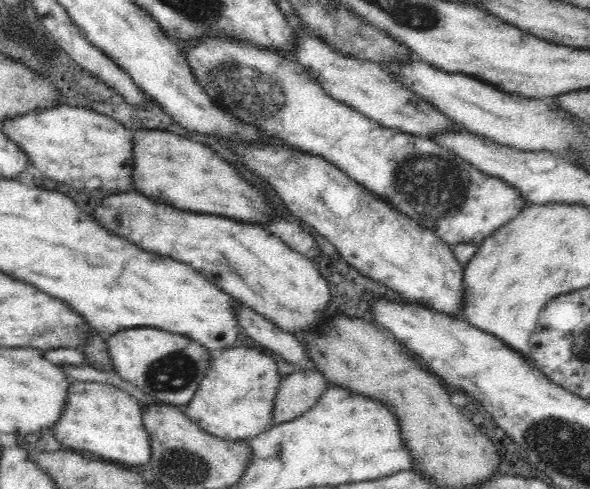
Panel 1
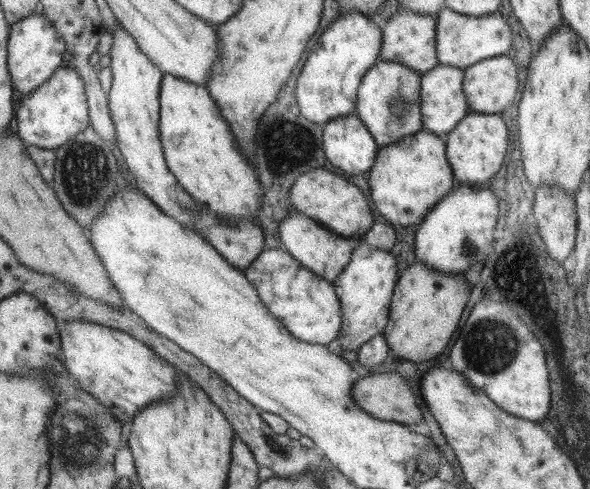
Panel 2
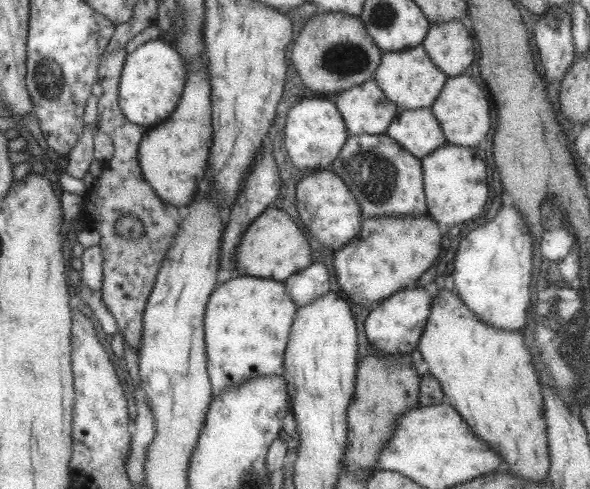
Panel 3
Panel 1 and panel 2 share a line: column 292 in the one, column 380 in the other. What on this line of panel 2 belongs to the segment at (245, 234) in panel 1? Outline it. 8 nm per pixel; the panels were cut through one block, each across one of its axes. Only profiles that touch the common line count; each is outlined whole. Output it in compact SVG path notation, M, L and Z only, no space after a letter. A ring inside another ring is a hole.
M357 241L349 262L331 282L341 304L341 324L336 336L341 352L357 351L361 344L382 332L388 321L390 301L398 276L395 258L389 250L377 250Z

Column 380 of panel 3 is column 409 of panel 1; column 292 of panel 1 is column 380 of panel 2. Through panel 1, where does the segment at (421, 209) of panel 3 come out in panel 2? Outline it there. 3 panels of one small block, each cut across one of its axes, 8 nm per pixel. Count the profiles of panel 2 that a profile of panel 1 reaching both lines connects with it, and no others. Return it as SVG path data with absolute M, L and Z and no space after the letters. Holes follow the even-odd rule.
M378 60L363 75L356 92L354 114L371 133L377 148L422 130L419 85L421 73L388 60Z

